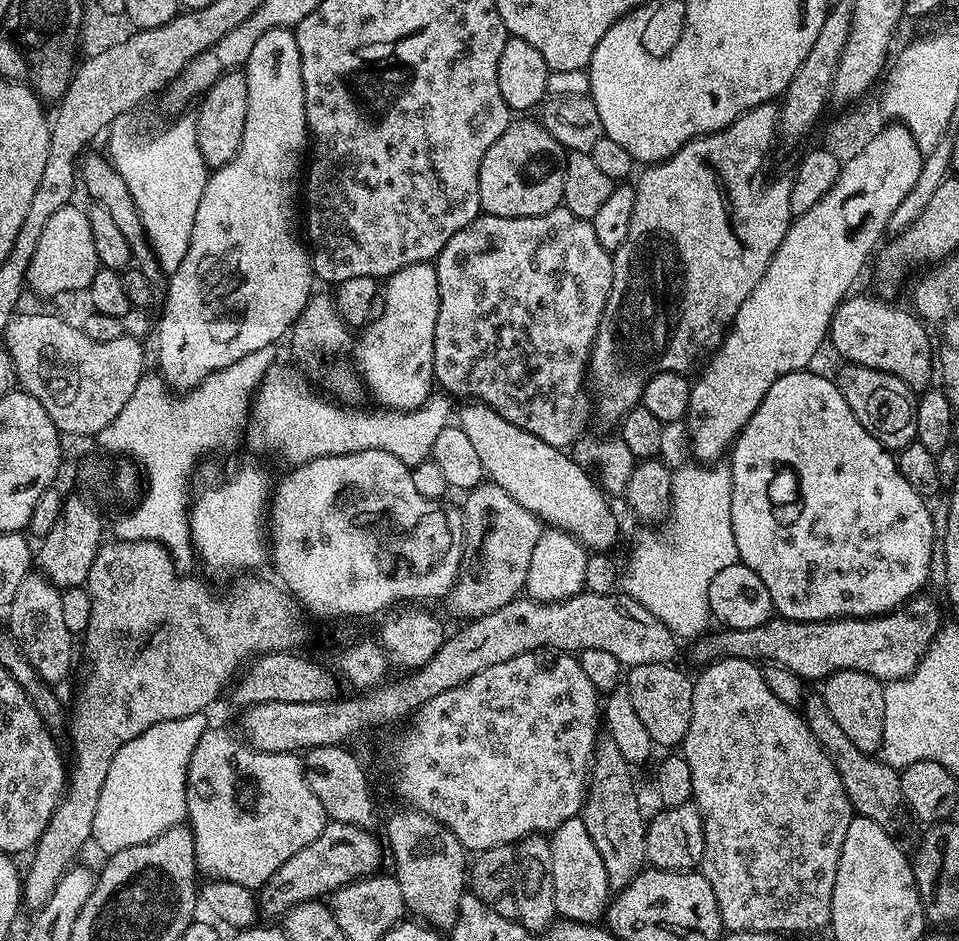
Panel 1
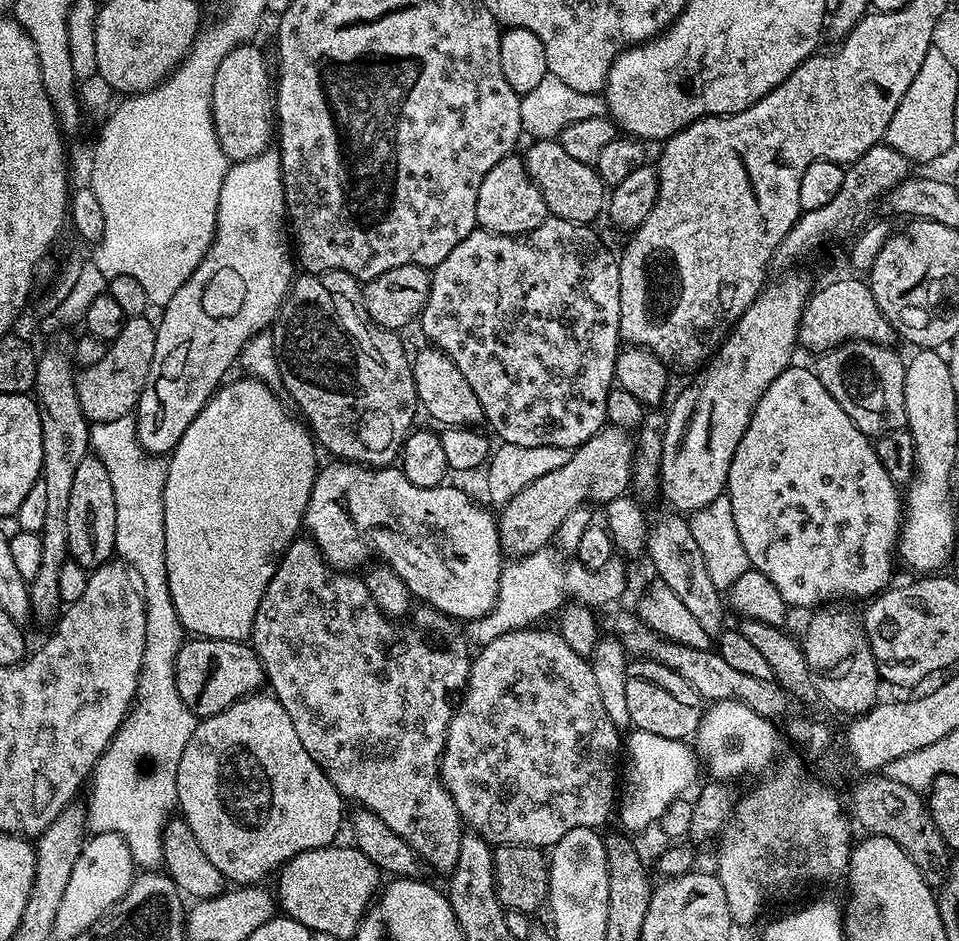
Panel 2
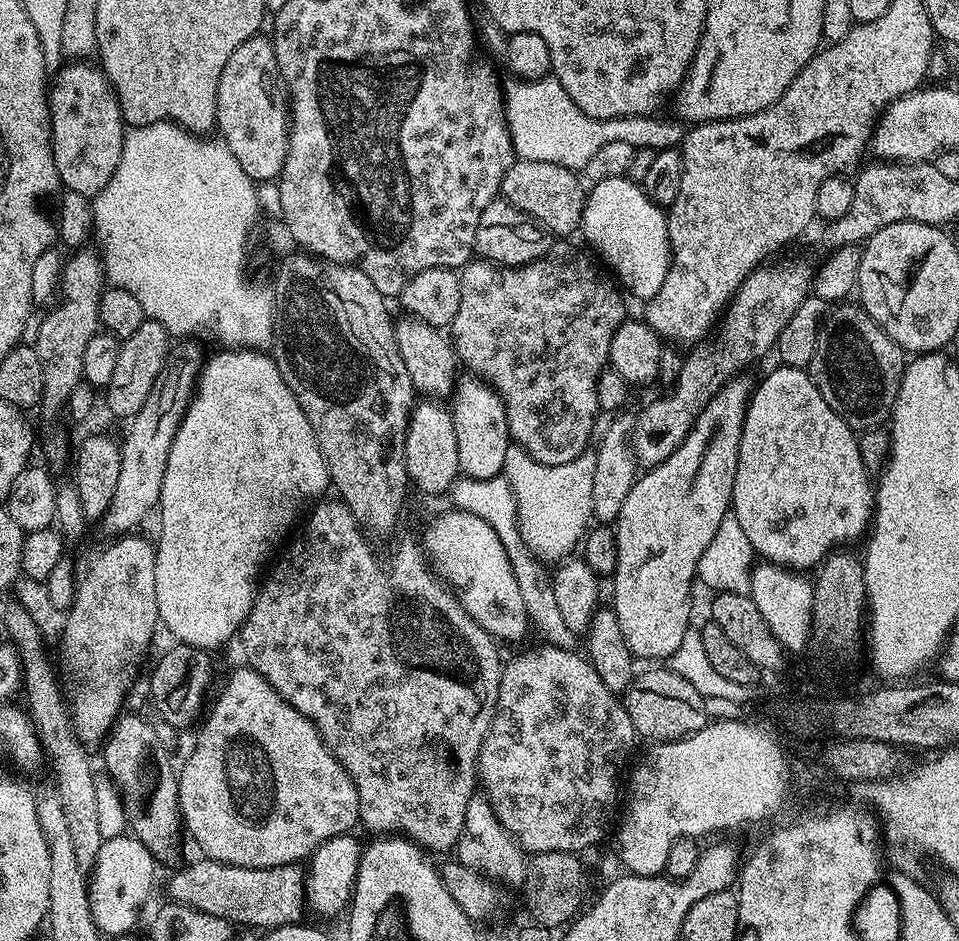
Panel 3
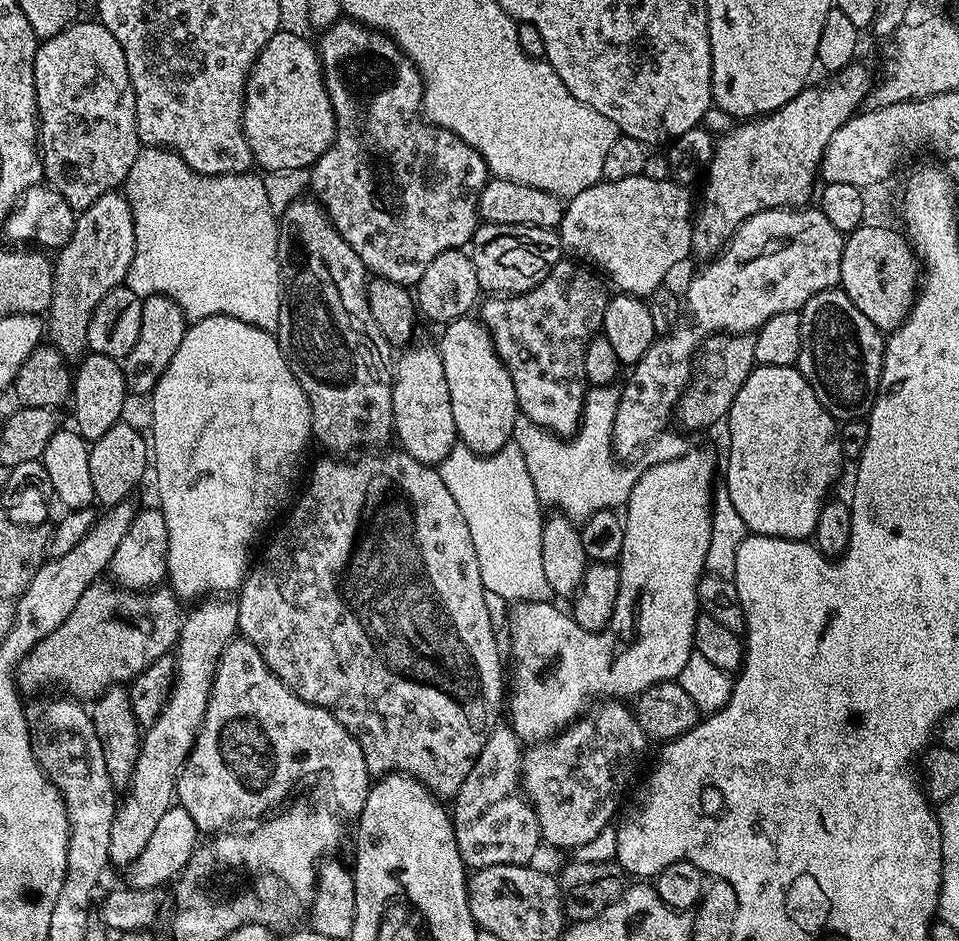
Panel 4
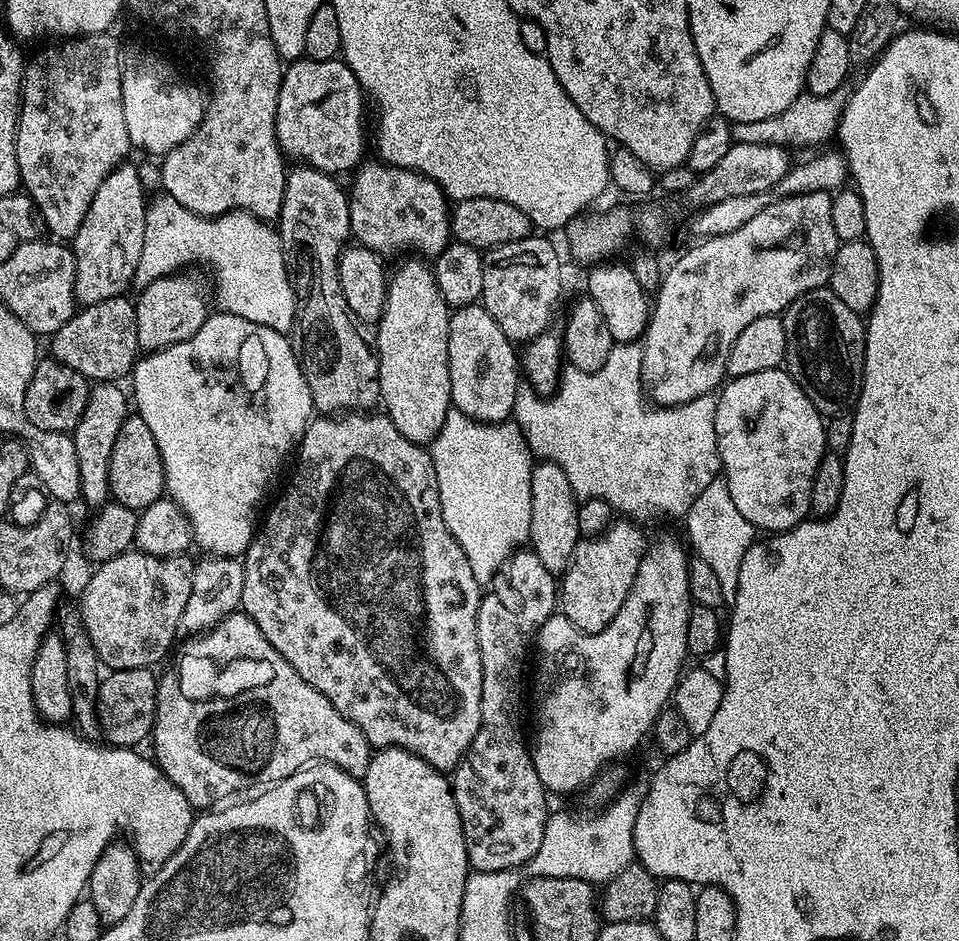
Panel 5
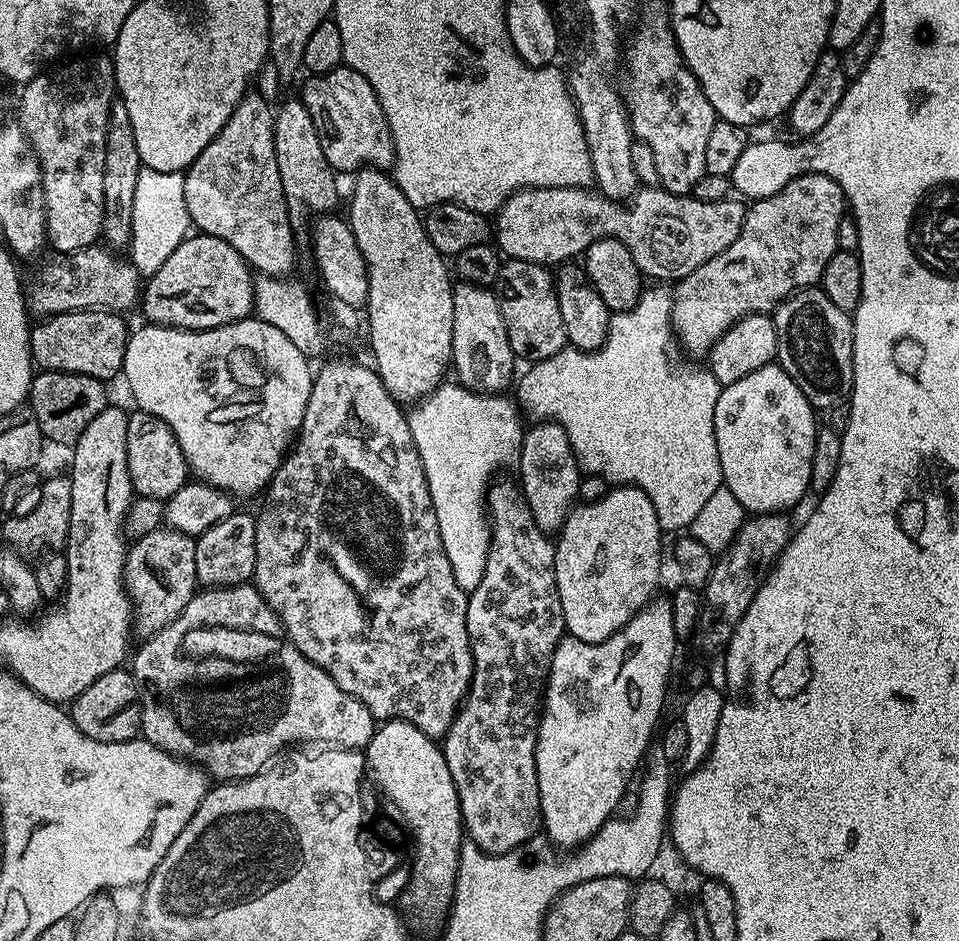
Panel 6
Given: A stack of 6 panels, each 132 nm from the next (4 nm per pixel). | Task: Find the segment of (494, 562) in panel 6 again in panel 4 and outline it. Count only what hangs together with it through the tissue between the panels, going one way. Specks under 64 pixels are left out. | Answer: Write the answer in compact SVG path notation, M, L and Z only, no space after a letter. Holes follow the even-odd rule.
M511 726L493 728L490 738L486 738L486 746L482 746L482 754L474 762L470 774L466 774L466 782L462 782L462 790L450 804L450 815L454 834L458 842L458 850L462 862L466 866L483 866L485 864L526 864L531 865L536 851L542 848L540 839L540 823L536 811L524 794L522 787L522 742L516 737Z

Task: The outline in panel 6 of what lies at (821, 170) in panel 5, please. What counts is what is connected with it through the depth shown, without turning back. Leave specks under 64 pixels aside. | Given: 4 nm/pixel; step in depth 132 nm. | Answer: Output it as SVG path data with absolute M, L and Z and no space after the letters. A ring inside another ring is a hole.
M641 187L630 203L605 198L599 192L585 188L527 188L520 189L501 206L494 218L494 240L497 249L511 260L532 261L556 266L583 255L595 240L615 239L631 252L641 275L656 282L678 282L693 273L703 262L716 257L738 238L744 225L747 205L734 196L720 201L702 201L692 194L674 195L663 188Z

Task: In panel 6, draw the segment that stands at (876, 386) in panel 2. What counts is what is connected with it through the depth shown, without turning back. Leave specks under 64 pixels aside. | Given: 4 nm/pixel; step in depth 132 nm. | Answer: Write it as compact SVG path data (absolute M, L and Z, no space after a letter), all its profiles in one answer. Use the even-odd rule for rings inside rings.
M819 287L792 293L771 313L776 331L776 359L790 378L806 394L813 409L829 410L847 401L854 382L854 330L852 317L844 312Z

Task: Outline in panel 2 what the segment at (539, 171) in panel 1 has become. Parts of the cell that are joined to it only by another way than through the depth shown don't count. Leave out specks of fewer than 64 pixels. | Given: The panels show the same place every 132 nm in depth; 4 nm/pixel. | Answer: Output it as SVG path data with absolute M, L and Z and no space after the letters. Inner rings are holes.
M519 155L502 158L502 162L498 162L498 166L494 166L486 178L482 178L476 203L476 222L483 231L497 232L503 236L522 236L525 232L542 226L549 215L546 202Z

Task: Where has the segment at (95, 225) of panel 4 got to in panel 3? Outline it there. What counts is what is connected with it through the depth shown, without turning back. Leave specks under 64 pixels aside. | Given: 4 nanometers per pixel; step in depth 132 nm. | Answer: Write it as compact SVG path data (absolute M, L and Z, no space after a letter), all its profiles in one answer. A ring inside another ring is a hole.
M81 247L69 256L72 257L65 262L64 273L60 276L64 297L45 314L34 339L36 353L42 362L42 398L39 407L44 408L48 416L55 412L63 413L74 386L84 380L82 358L90 338L94 338L100 328L100 296L106 287L104 264L95 247Z

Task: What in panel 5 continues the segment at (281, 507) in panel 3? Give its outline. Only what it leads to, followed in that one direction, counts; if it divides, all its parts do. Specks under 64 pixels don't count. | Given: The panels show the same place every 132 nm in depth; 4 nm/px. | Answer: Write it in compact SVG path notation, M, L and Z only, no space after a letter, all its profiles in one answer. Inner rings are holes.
M216 310L209 315L207 322L198 330L198 334L194 334L186 342L178 342L169 348L160 349L159 352L141 355L130 373L131 380L130 392L134 397L135 411L142 418L142 422L150 426L150 434L154 434L154 442L158 442L158 450L162 454L164 487L167 495L186 514L192 527L195 547L197 549L200 547L201 553L213 556L243 557L249 544L252 543L252 537L258 531L258 517L265 507L264 499L268 496L268 487L275 482L276 475L279 474L280 467L284 464L284 459L288 455L289 457L293 455L294 449L304 437L304 432L314 416L310 386L306 386L306 378L296 360L296 352L292 348L291 339L283 332L270 330L270 326L258 326L258 322L246 322L246 318L238 318L229 312Z

